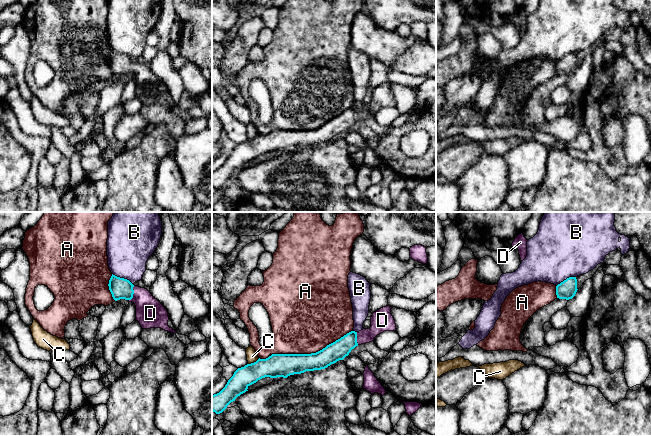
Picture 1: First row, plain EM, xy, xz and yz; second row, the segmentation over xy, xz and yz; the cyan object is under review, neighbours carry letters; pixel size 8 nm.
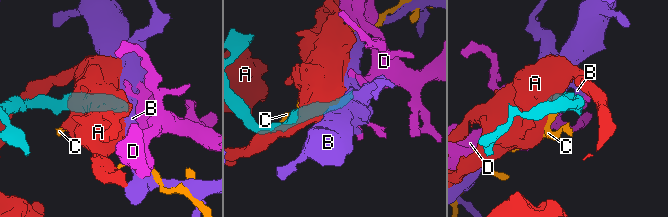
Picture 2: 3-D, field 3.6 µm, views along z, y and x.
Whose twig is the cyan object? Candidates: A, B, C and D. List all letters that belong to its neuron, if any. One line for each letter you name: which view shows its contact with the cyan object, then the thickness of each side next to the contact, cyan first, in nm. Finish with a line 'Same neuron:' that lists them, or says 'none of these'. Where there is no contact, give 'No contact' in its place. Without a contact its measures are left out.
D: Touches cyan in xy. Thickness 170 nm (cyan) against 240 nm
Same neuron: D

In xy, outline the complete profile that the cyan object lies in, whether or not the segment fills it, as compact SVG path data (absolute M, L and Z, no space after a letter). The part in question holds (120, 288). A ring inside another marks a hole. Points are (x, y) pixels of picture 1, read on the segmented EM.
M113 274L108 286L115 301L125 299L135 304L136 320L140 323L142 329L161 328L171 333L177 333L168 326L167 310L152 296L150 291L135 286L129 280Z

